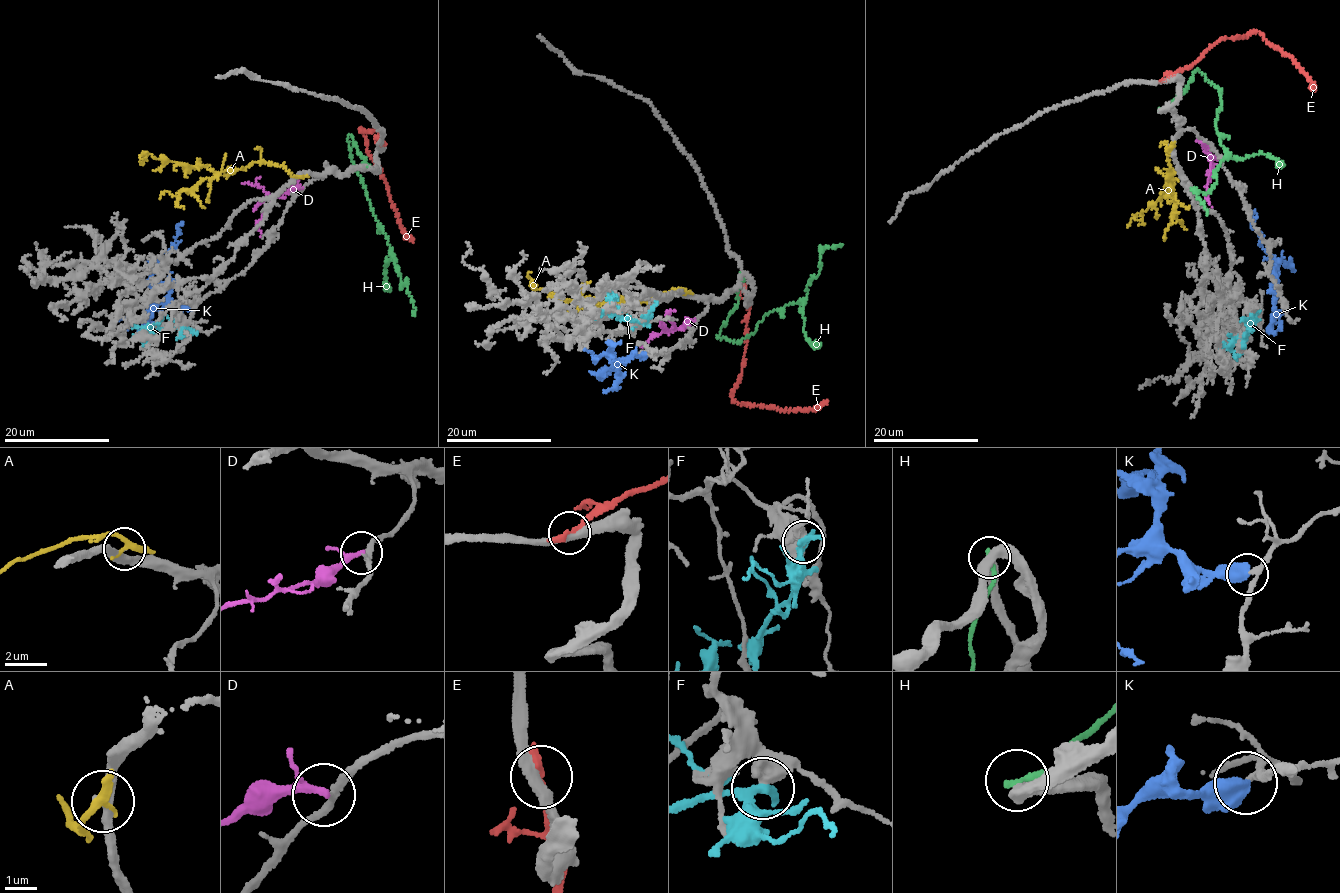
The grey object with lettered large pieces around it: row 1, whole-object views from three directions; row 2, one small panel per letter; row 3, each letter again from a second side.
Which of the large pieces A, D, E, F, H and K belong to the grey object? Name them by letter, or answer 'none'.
K

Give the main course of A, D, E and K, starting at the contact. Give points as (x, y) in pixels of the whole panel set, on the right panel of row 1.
A: (1172, 146), (1168, 151), (1165, 147), (1169, 151), (1167, 157), (1170, 165), (1168, 190), (1127, 225)
D: (1202, 143), (1210, 159), (1206, 201), (1210, 207)
E: (1164, 81), (1184, 69), (1222, 40), (1247, 37), (1256, 31), (1269, 44), (1292, 58), (1304, 72), (1313, 91)
K: (1275, 280), (1274, 286), (1273, 260), (1252, 226), (1255, 220), (1251, 211)

